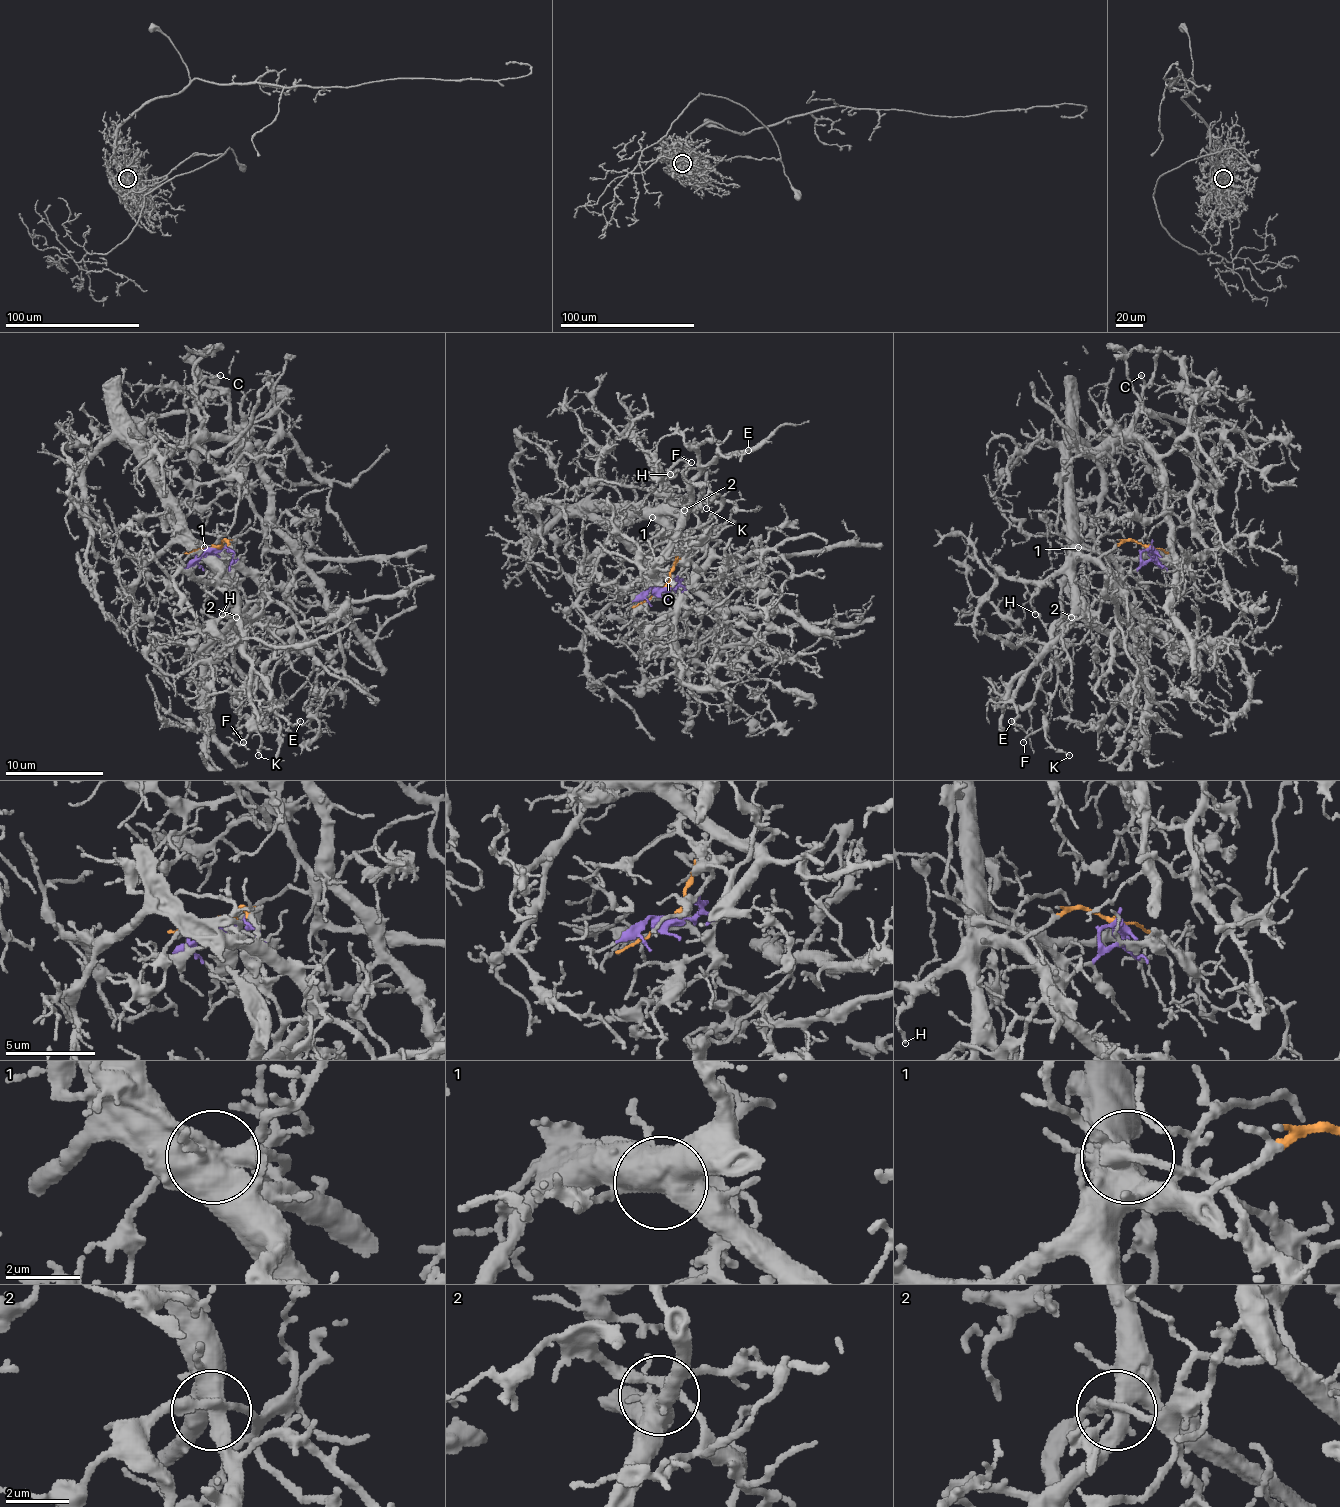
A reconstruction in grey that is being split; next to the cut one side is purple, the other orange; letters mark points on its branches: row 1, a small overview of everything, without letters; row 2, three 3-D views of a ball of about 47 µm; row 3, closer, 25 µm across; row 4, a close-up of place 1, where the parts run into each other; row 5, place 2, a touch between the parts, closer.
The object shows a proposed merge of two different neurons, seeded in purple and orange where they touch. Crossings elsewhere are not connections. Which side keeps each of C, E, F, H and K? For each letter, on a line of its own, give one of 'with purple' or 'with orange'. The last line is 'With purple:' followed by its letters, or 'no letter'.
C: with orange
E: with orange
F: with purple
H: with orange
K: with purple
With purple: F, K

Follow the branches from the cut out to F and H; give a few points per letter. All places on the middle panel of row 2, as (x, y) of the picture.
F: (662, 589), (677, 584), (687, 559), (704, 554), (709, 532), (699, 527), (721, 505), (682, 473), (692, 463)
H: (662, 589), (672, 572), (680, 547), (677, 530), (662, 515), (667, 480), (677, 471), (670, 473)

